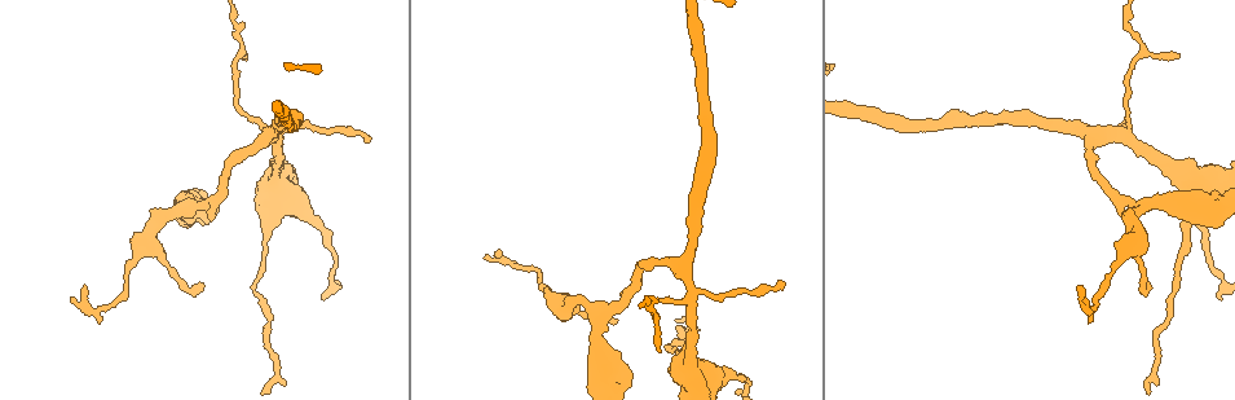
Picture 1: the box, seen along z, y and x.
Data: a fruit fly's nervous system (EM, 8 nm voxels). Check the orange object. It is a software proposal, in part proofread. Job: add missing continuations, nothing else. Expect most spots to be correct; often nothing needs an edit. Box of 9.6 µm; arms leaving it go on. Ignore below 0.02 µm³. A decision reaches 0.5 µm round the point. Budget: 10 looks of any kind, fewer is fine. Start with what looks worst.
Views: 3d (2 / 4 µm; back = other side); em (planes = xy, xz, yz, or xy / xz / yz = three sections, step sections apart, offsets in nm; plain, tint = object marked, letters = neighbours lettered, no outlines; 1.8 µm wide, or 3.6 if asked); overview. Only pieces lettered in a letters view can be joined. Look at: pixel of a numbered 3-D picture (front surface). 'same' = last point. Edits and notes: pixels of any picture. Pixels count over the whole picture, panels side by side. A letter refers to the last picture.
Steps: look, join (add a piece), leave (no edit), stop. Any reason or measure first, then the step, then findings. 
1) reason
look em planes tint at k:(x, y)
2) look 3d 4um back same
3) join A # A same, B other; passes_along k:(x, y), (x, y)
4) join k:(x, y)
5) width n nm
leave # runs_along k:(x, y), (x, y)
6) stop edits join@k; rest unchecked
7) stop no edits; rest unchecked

tapers out
look 3d 2um at 1:(84, 283)

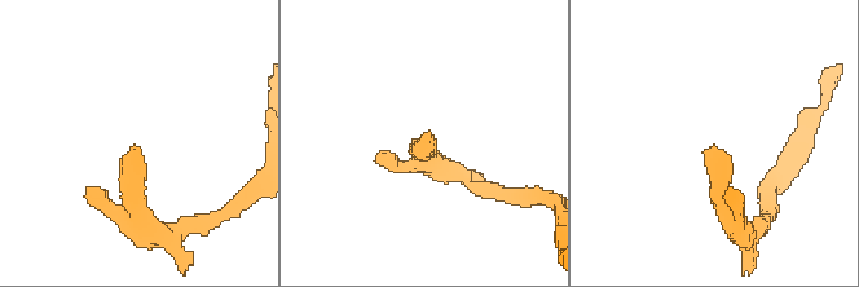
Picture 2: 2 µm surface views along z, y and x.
look em planes letters at 2:(427, 138)

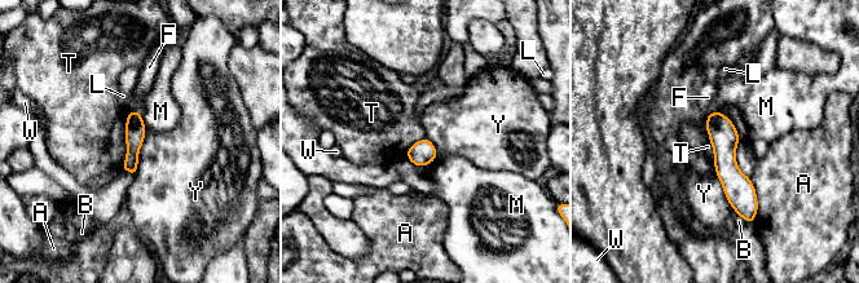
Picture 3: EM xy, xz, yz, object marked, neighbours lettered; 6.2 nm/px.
longest_contact T 380 nm
leave # A other, B other, F other, L other, M other, T other, W other, Y other; none of them fits

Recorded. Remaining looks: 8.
an open end
look 3d 4um back at 1:(780, 285)

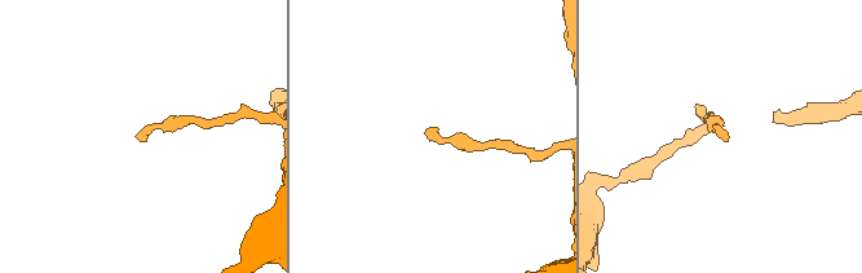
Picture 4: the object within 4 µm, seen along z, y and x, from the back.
now the EM
look em planes letters at 4:(143, 140)

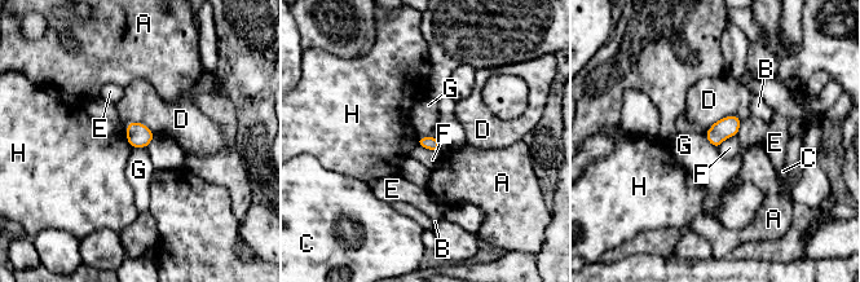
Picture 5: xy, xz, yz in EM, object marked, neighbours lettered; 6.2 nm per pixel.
leave # A other, B other, C other, D other, E other, F other, G other, H other; border 5:(418, 145), (440, 151); no lettered piece goes on from it

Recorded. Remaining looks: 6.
free end
look em planes letters at 1:(616, 320)

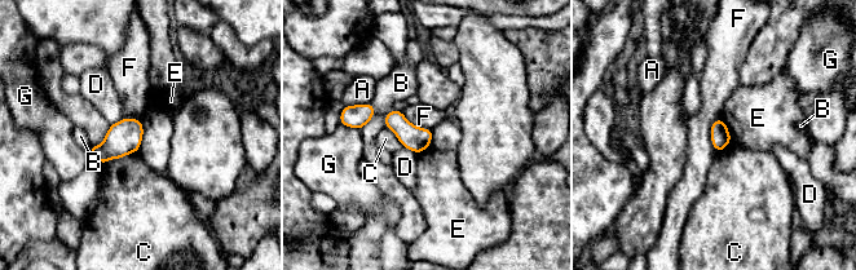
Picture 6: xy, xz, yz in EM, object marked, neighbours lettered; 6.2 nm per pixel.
longest_contact C 240 nm
leave # A other, B other, C other, D other, E other, F other, G other; border 6:(720, 116), (710, 127), (716, 151); no lettered piece goes on from it

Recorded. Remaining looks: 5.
thin end
look 3d 4um at 1:(657, 350)

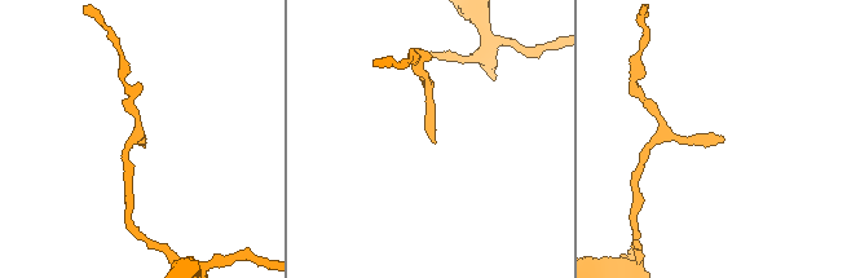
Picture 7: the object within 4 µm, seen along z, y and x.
shape alone is not enough
look em xz step 4 plain at 7:(723, 143)

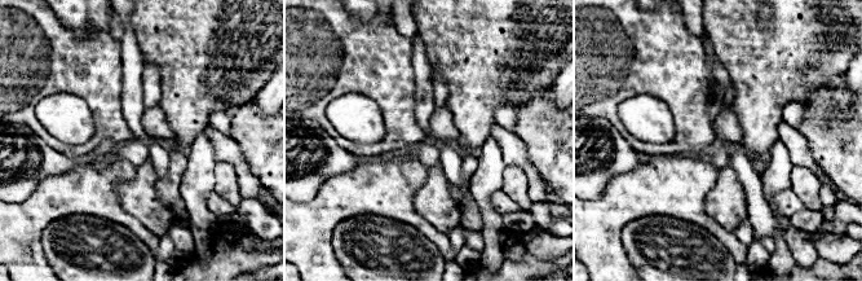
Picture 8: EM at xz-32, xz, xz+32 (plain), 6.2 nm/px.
look em xz step 4 letters same

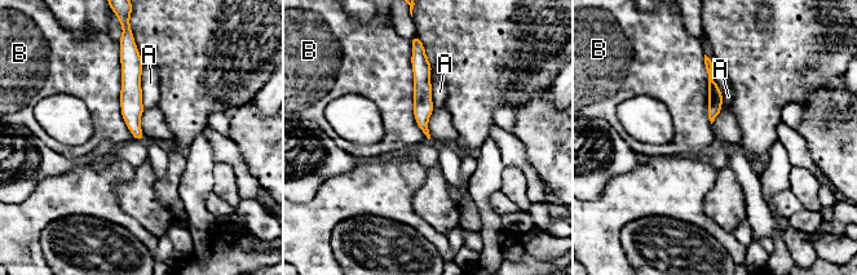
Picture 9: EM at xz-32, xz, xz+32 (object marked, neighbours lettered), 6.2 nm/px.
leave # A other, B other; border 9:(119, 50), (120, 115), (133, 137); no lettered piece goes on from it

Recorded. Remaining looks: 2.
stop no edits; rest unchecked

